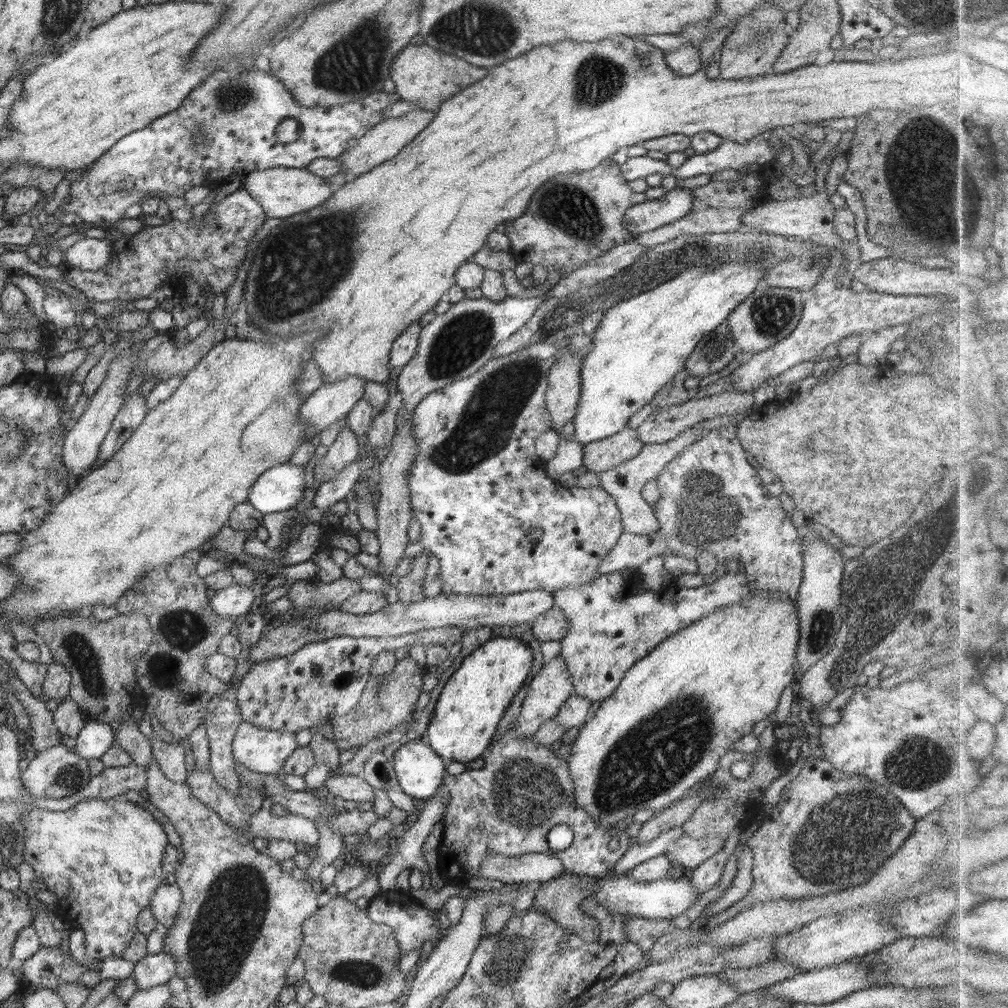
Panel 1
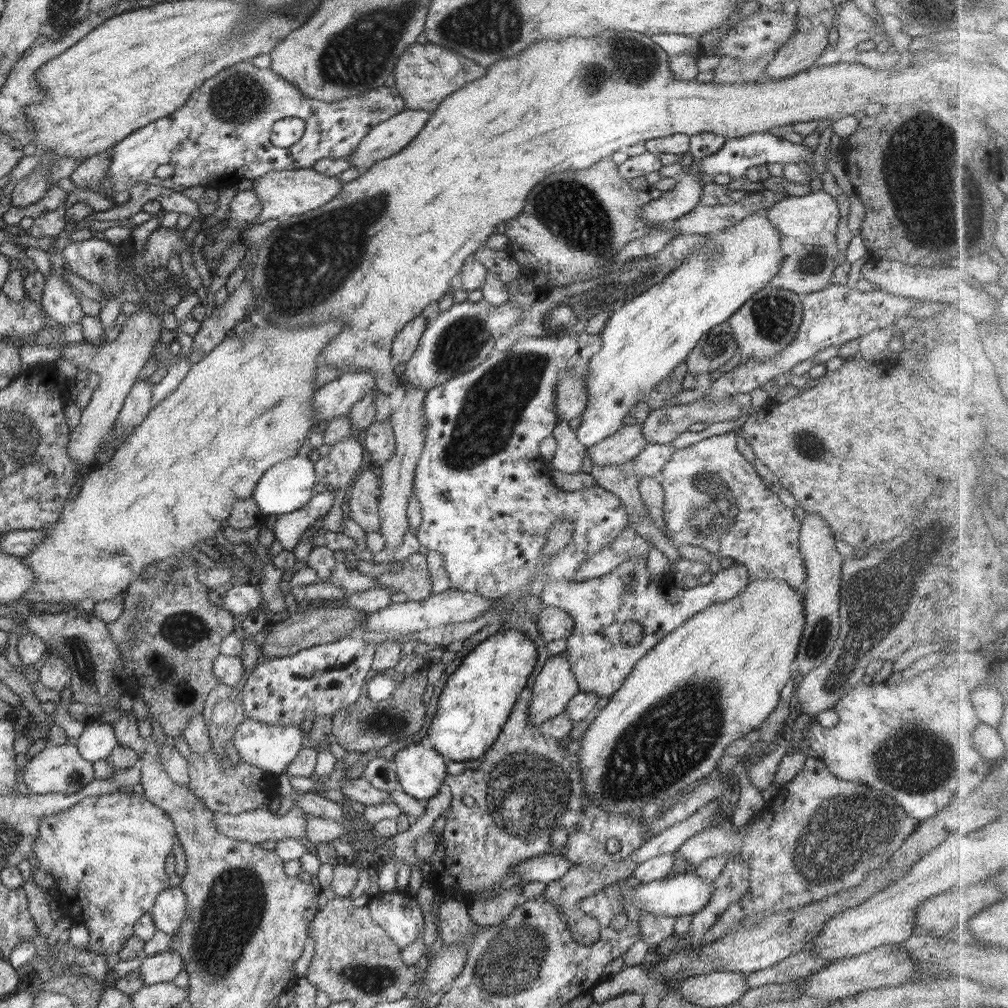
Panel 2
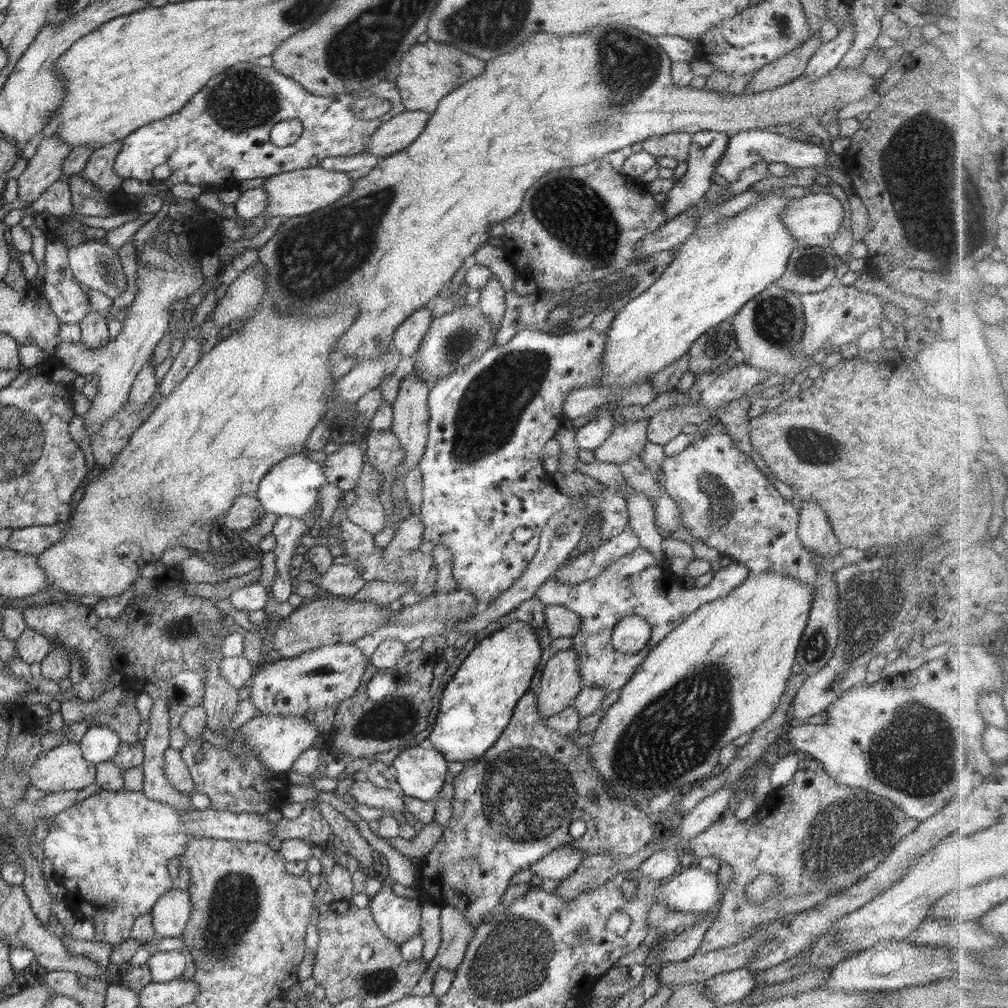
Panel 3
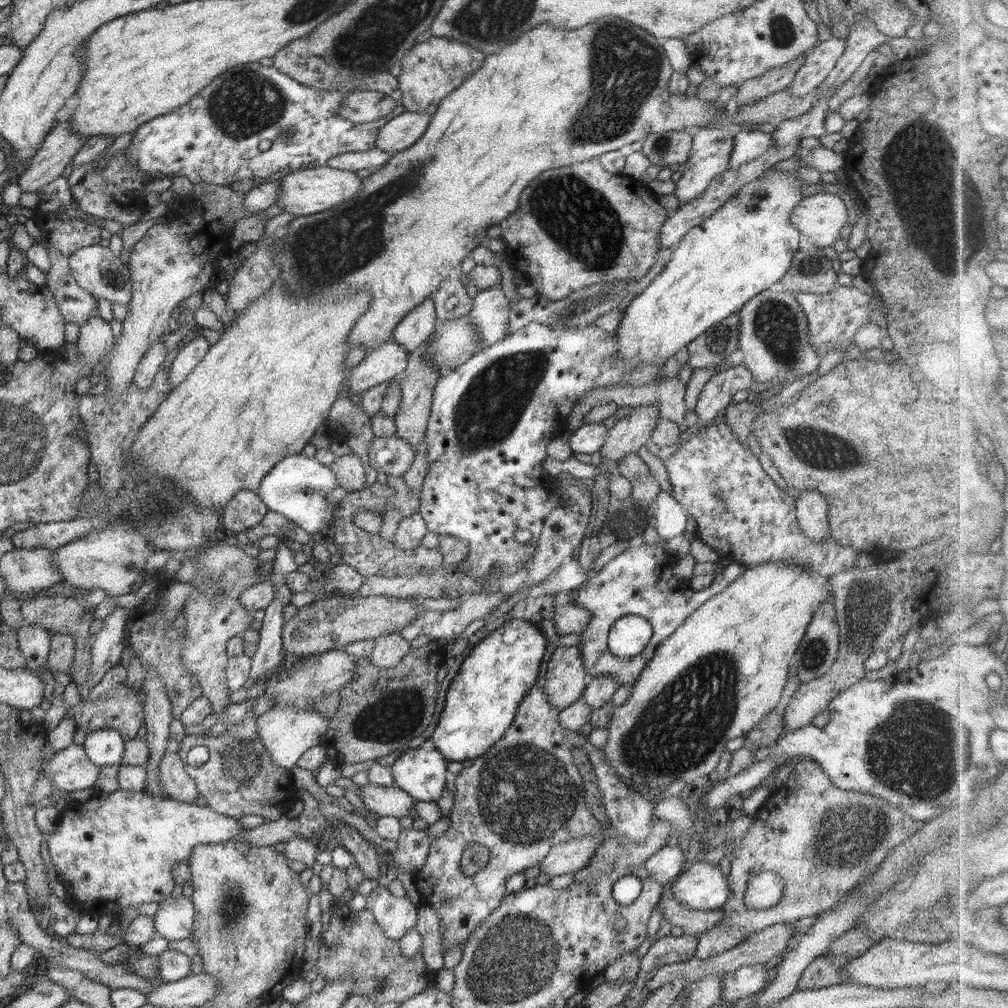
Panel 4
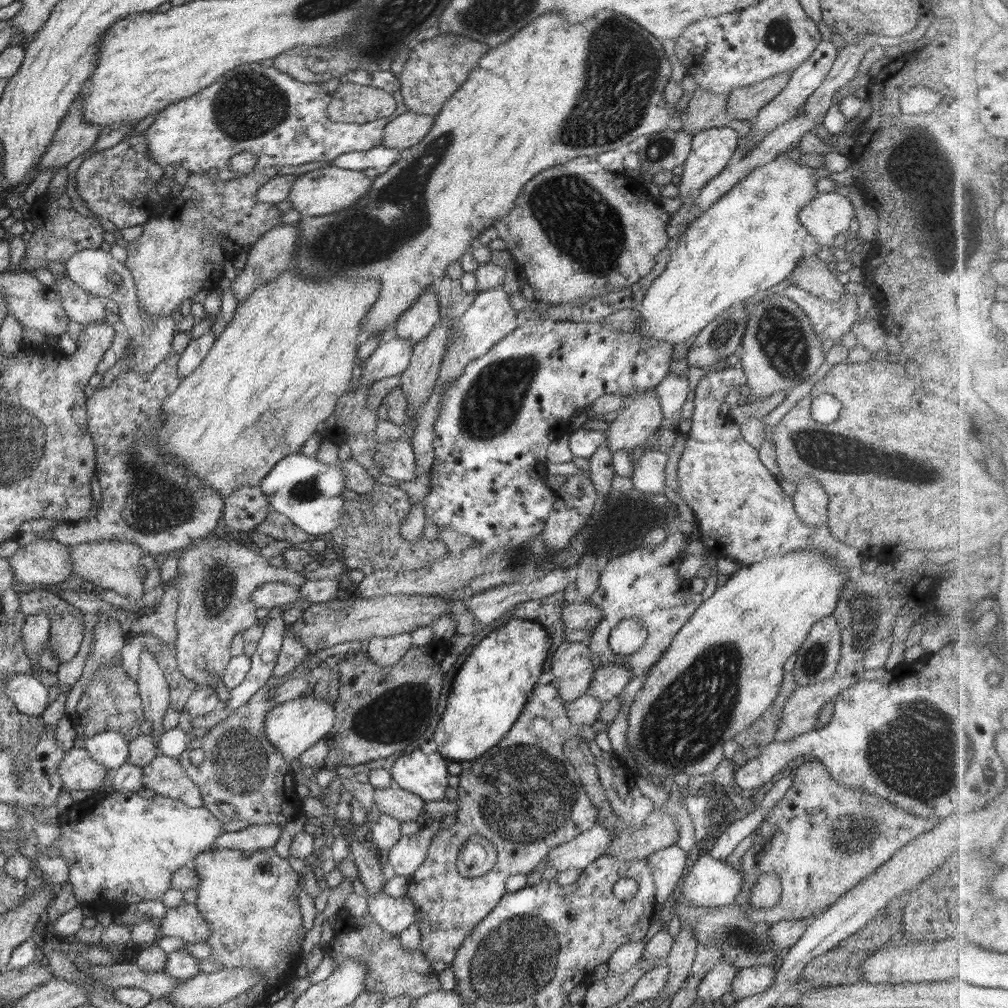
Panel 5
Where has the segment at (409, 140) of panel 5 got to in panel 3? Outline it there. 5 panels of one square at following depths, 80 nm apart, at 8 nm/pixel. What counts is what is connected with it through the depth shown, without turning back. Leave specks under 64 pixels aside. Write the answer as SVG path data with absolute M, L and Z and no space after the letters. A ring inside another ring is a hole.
M404 111L383 122L367 142L364 153L387 157L408 148L425 129L431 113Z

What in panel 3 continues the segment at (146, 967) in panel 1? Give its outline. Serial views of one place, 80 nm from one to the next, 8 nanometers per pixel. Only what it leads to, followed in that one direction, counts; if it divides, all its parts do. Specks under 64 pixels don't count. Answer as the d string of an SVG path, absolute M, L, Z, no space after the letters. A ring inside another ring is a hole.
M154 952L147 960L153 982L167 983L180 979L186 968L186 952Z

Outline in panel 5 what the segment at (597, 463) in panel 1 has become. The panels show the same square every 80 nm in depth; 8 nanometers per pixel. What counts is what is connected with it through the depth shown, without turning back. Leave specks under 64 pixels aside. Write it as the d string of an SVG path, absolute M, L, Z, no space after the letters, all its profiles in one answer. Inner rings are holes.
M654 387L648 391L642 391L617 411L617 418L607 427L606 443L610 452L634 450L653 441L664 418L667 417L653 390Z

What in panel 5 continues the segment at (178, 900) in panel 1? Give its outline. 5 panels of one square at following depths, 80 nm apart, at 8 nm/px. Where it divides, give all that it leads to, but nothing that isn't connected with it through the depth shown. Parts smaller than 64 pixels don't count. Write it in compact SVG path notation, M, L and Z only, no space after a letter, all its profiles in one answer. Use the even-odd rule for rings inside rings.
M182 902L166 912L160 924L160 932L162 937L179 938L185 943L205 942L210 934L210 926L200 916L195 904Z

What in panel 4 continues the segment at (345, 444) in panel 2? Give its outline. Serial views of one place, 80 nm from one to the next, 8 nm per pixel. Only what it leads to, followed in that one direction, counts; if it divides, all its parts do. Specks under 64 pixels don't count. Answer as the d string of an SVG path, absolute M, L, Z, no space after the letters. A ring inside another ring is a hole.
M355 452L336 456L329 467L336 477L337 486L342 486L347 491L360 491L366 488L365 468Z

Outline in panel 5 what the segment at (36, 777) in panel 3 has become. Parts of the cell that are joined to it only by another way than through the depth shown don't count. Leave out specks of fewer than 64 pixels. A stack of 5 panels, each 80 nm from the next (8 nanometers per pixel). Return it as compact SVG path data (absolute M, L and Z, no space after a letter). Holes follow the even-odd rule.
M74 746L67 750L58 768L60 776L63 776L66 791L103 792L108 768L103 763L96 762L90 751L84 747Z

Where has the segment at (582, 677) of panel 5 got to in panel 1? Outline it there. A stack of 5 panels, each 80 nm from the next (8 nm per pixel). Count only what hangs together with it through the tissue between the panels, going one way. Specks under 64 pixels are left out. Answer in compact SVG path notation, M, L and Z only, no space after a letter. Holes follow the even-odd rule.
M557 656L542 665L529 682L526 696L523 698L520 714L513 722L513 728L519 736L533 735L547 720L553 719L569 696L574 695L572 675L568 672L562 657Z

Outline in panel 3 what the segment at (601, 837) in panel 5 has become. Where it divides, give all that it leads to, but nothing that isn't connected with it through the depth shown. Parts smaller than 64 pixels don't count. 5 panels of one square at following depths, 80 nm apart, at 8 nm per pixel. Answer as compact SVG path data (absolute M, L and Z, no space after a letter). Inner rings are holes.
M561 847L544 856L540 862L530 865L529 870L538 878L562 880L570 876L584 859L585 855L582 855L582 850L576 847Z

